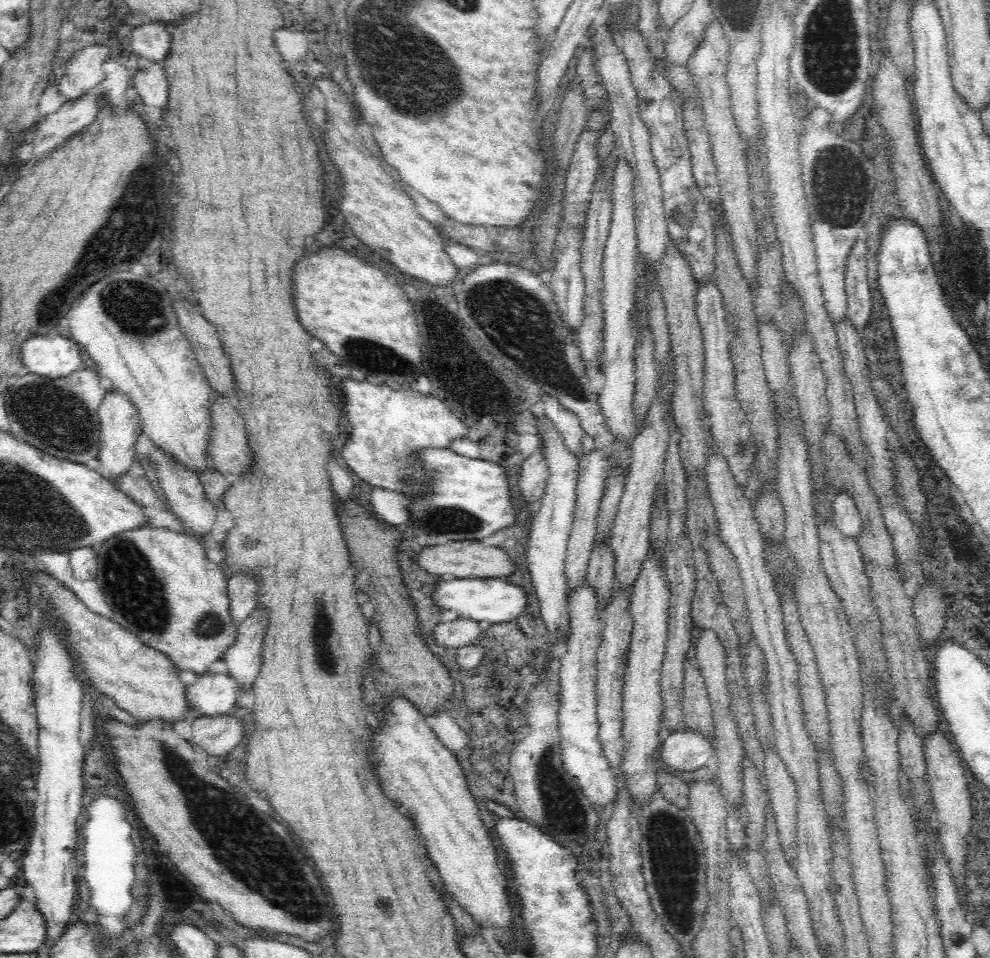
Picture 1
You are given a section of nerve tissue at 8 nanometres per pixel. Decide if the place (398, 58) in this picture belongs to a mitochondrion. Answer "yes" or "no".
yes

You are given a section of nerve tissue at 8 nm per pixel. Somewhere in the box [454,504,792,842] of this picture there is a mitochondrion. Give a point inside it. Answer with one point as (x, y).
(560, 798)

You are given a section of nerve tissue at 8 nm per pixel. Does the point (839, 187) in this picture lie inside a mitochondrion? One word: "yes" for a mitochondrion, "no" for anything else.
yes

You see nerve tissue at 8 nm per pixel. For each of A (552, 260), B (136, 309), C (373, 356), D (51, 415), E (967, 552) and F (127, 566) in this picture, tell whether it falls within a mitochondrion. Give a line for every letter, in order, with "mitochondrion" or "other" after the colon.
A: other
B: mitochondrion
C: mitochondrion
D: mitochondrion
E: other
F: mitochondrion

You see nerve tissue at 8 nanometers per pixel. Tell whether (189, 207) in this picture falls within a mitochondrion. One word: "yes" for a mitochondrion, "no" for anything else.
no

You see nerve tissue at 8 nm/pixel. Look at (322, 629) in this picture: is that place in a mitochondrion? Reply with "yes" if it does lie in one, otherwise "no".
yes

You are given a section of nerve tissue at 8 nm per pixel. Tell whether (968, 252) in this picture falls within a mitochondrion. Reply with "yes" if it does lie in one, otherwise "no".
yes

